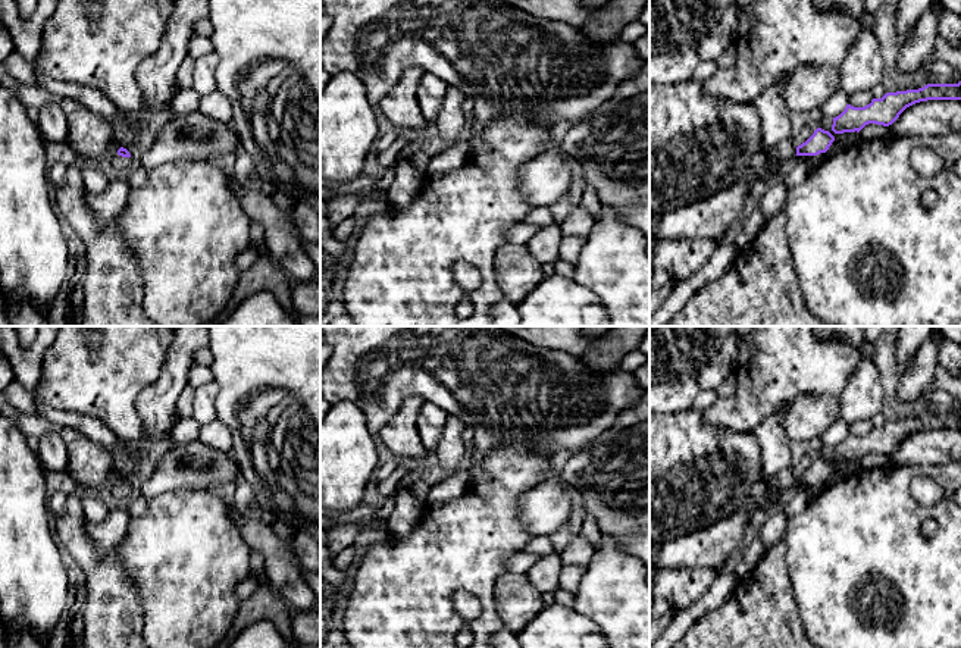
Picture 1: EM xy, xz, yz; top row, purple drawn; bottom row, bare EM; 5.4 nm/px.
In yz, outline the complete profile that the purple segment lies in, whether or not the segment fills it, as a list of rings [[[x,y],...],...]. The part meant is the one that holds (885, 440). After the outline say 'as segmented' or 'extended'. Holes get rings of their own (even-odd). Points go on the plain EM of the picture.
[[[961,410],[958,413],[927,413],[918,419],[886,422],[873,428],[864,436],[846,433],[845,439],[833,447],[835,463],[860,461],[865,454],[889,456],[910,435],[927,429],[961,429]]]; as segmented

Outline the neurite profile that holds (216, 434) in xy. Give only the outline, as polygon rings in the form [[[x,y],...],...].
[[[219,419],[201,426],[198,439],[220,451],[231,451],[232,448],[231,431]]]

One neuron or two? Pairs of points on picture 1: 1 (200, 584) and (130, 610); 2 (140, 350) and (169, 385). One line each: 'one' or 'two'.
1: two
2: two

